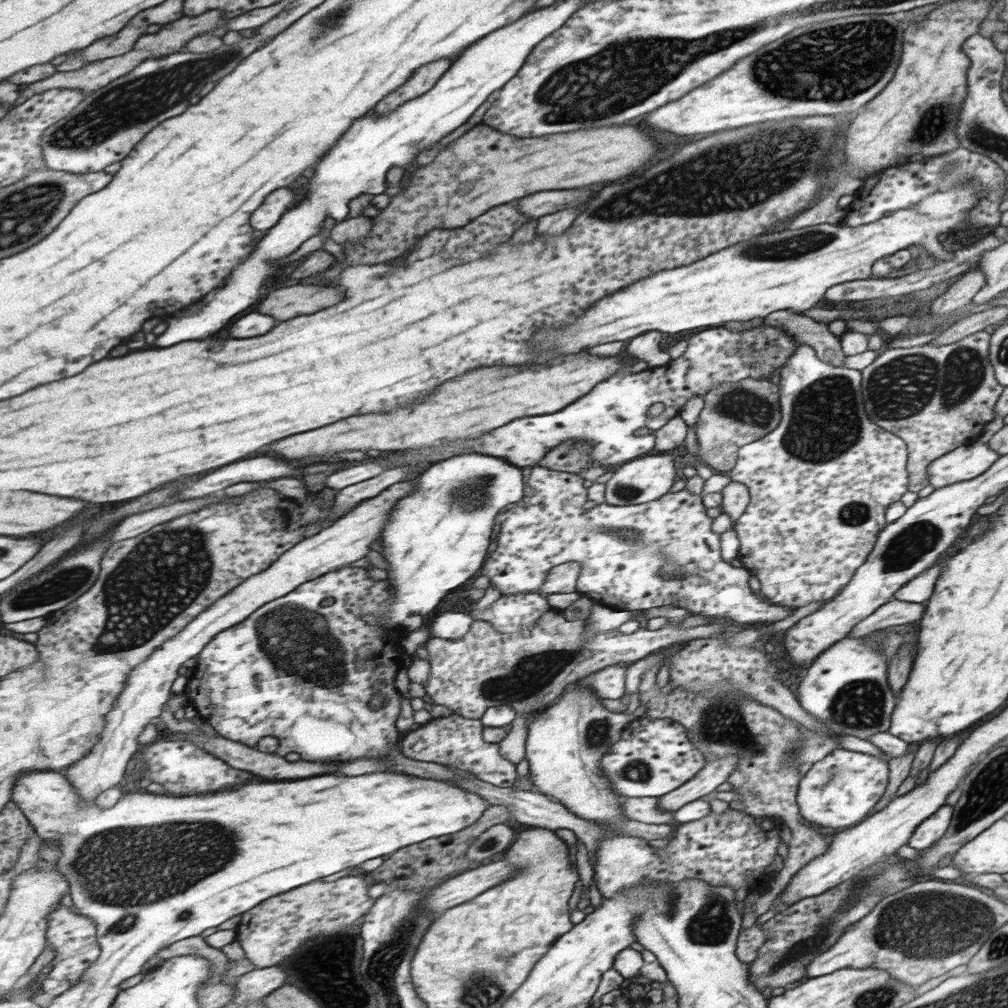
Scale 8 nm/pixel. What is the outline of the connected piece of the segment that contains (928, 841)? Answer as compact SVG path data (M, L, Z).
M953 806L941 807L934 815L929 816L924 823L920 824L914 834L911 835L910 842L907 845L917 851L933 846L939 838L944 836L952 819Z

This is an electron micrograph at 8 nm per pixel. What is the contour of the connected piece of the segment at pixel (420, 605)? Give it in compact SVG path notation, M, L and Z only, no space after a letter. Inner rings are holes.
M460 454L460 456L452 456L448 460L432 464L424 474L417 475L412 481L420 482L420 488L415 488L411 494L400 499L398 504L393 506L393 512L391 512L391 518L388 520L388 525L384 527L382 531L383 538L381 538L382 547L384 548L383 557L390 563L390 568L386 570L390 577L386 579L392 586L395 592L395 598L391 600L392 604L389 604L389 608L385 608L386 611L381 611L379 614L365 614L368 616L368 620L365 620L369 625L376 623L384 623L391 627L396 626L396 629L404 629L404 632L410 634L414 632L414 629L410 628L410 614L418 614L418 616L426 616L430 614L438 604L440 600L446 596L446 592L462 586L466 580L473 578L474 574L477 574L478 570L482 568L482 562L486 558L486 552L488 552L488 546L490 546L490 536L492 536L494 528L494 518L498 516L498 512L502 512L502 508L506 508L508 504L514 506L514 502L520 503L524 499L524 480L522 480L522 472L520 468L512 466L510 462L504 462L502 458L494 458L494 456L486 456L486 454Z

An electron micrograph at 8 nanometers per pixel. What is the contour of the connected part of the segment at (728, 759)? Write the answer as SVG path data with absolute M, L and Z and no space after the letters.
M733 754L707 762L702 770L699 770L682 786L659 797L658 807L666 812L676 812L685 804L714 792L733 773L737 762L738 759Z

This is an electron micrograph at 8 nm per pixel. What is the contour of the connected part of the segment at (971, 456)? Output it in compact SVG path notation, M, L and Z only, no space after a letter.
M976 440L955 448L955 451L932 463L927 481L934 488L942 488L956 482L972 480L983 475L999 459L999 454L990 445Z

